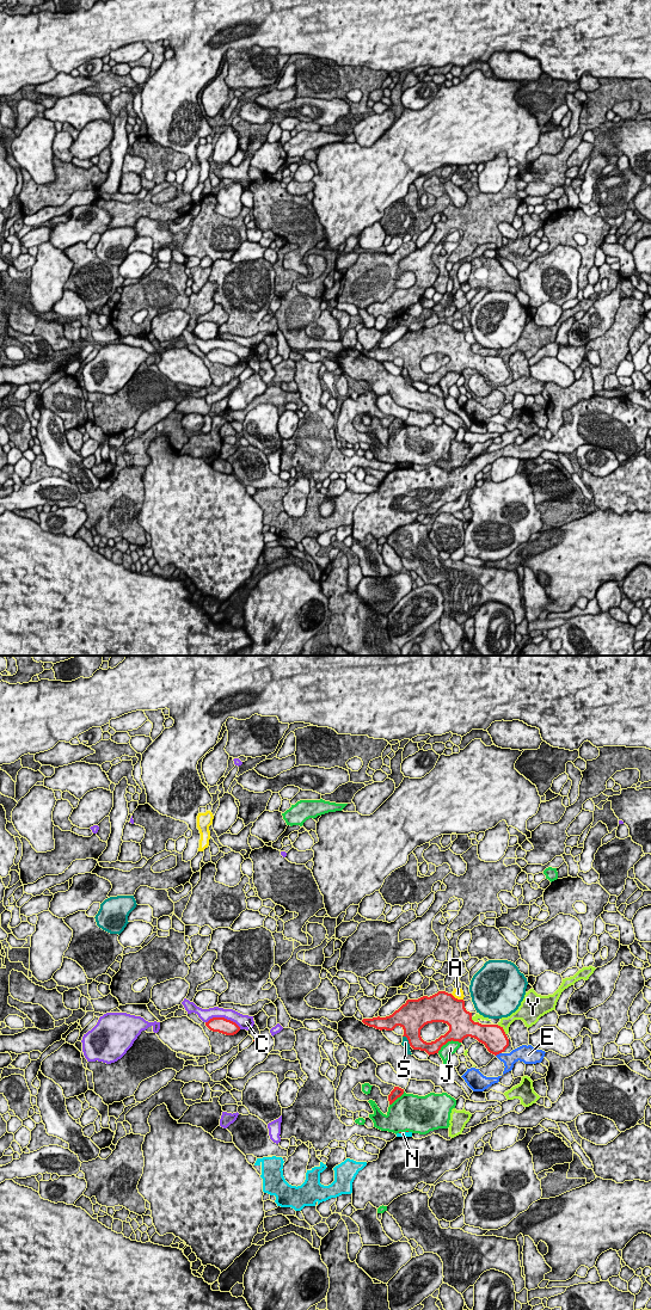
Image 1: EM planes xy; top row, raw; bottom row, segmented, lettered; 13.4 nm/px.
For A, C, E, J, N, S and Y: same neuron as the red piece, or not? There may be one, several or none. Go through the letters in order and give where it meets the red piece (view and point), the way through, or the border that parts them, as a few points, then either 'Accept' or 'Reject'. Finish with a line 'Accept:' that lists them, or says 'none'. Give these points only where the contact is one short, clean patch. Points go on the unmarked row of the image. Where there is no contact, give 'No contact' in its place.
A: Touches red at xy (456, 330). Reject
C: Touches red at xy (223, 349). Reject
E: Touches red at xy (498, 385). Reject
J: Touches red at xy (448, 371). Reject
N: No contact. Reject
S: Touches red at xy (407, 370). Reject
Y: Touches red at xy (503, 361). Reject
Accept: none

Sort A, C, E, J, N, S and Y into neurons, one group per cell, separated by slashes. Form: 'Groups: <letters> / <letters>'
Groups: A / C / E / J / N / S / Y

